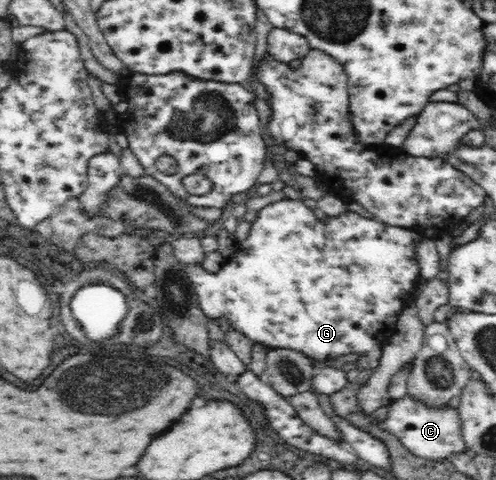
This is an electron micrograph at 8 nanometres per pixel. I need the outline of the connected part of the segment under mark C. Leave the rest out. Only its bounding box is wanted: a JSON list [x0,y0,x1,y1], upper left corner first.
[380,394,467,461]

